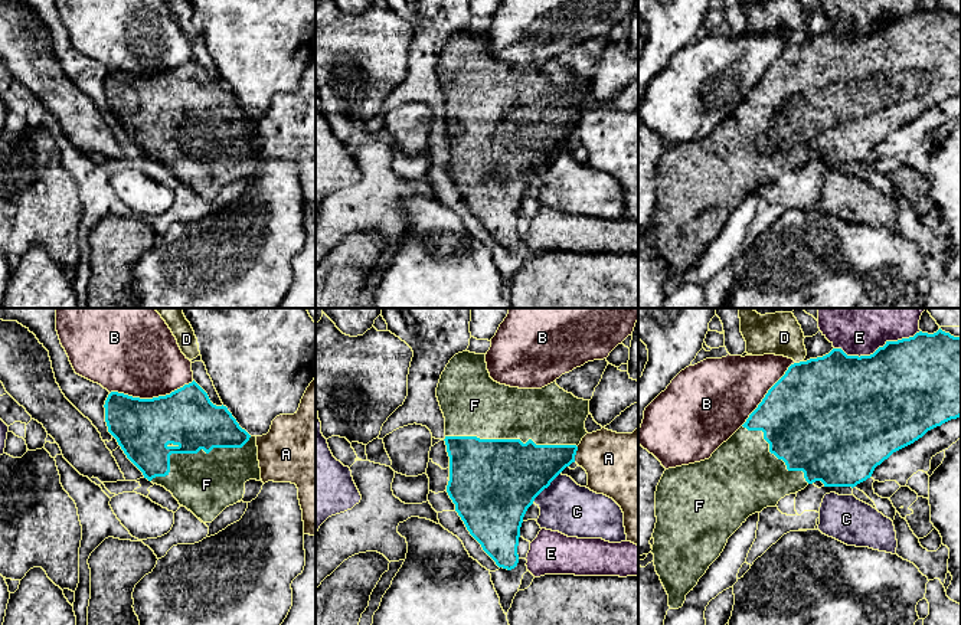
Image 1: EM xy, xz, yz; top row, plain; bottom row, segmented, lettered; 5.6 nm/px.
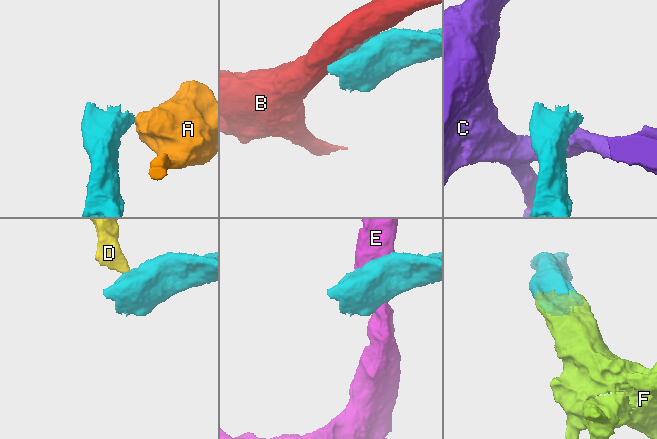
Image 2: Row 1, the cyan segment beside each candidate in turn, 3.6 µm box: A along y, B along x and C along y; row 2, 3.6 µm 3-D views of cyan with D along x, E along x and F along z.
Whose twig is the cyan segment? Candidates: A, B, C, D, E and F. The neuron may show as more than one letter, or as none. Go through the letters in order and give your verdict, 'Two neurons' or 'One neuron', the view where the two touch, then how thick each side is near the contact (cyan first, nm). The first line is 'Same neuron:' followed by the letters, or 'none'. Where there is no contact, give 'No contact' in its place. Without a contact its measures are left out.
Same neuron: F
A: Two neurons. Touches cyan in xz. Thickness 260 nm (cyan) against 360 nm
B: Two neurons. Touches cyan in xy. Thickness 320 nm (cyan) against 420 nm
C: Two neurons. Touches cyan in xz. Thickness 420 nm (cyan) against 280 nm
D: Two neurons. Touches cyan in yz. Thickness 480 nm (cyan) against 190 nm
E: Two neurons. Touches cyan in yz. Thickness 500 nm (cyan) against 190 nm
F: One neuron. Touches cyan in xz. Thickness 460 nm (cyan) against 320 nm

